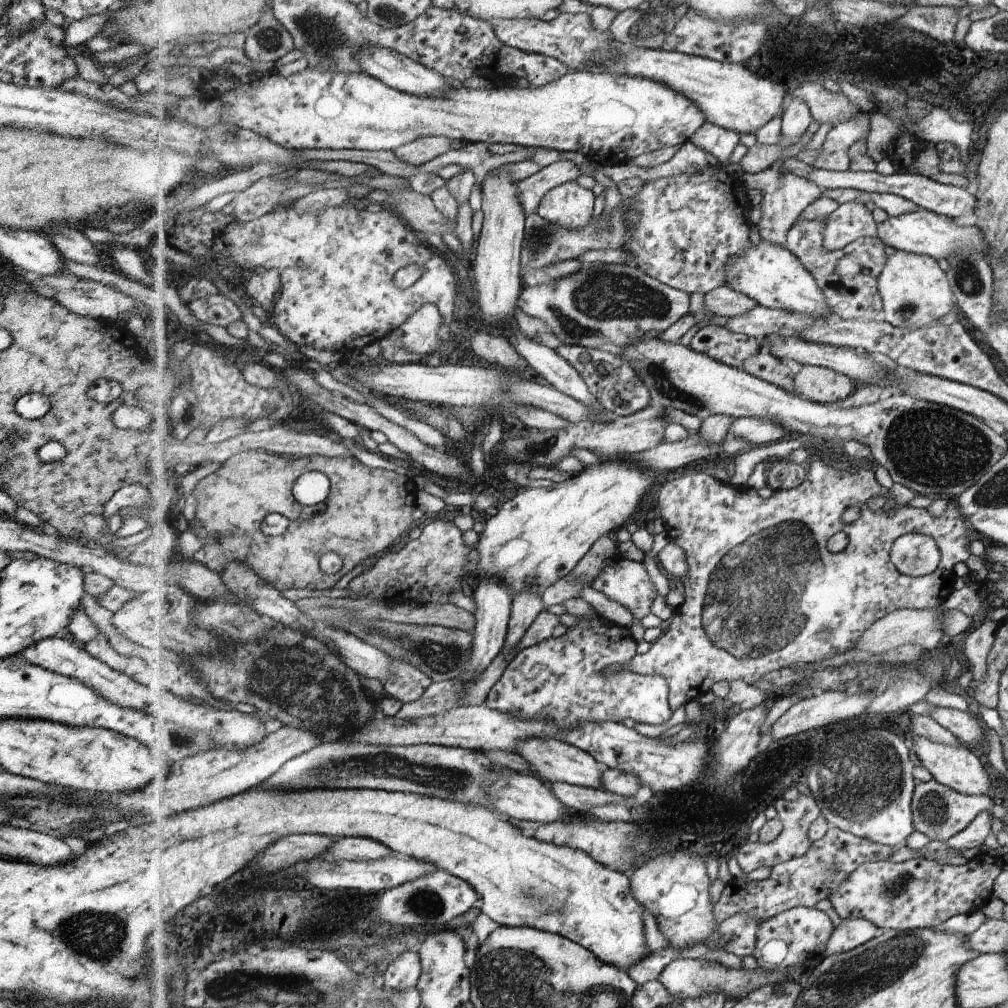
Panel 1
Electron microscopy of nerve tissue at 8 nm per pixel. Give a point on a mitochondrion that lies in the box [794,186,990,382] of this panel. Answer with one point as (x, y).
(967, 278)

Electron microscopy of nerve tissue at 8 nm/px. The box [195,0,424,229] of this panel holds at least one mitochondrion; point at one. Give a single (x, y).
(323, 34)

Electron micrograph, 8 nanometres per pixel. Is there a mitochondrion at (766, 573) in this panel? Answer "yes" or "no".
yes

